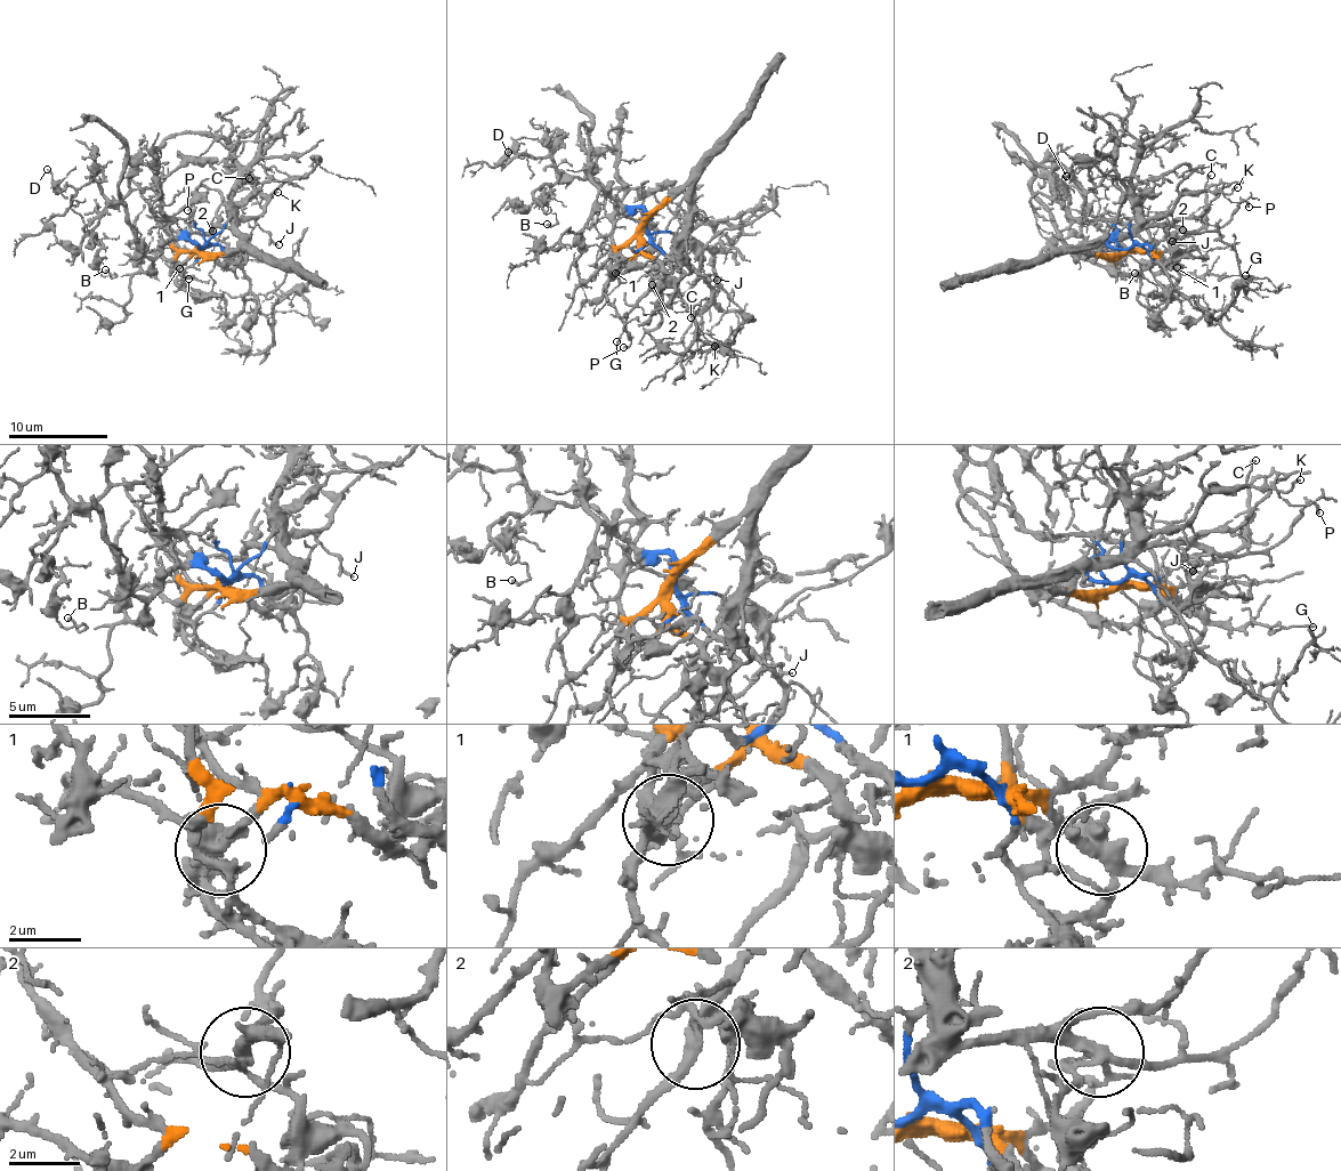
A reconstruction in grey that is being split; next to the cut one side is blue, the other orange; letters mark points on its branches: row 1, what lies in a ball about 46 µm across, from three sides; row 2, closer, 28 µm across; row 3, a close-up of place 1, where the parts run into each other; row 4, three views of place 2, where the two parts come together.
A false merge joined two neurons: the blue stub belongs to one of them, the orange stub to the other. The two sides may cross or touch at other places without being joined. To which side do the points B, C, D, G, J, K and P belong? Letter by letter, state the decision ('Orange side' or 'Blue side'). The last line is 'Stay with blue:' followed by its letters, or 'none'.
B: Blue side
C: Orange side
D: Blue side
G: Orange side
J: Orange side
K: Orange side
P: Orange side
Stay with blue: B, D

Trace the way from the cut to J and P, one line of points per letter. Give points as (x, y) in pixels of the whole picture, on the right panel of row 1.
J: (1127, 249), (1107, 253), (1090, 251), (1101, 243), (1122, 241), (1155, 218), (1168, 220), (1172, 242)
P: (1127, 249), (1093, 253), (1092, 248), (1132, 239), (1146, 226), (1214, 229), (1242, 200), (1247, 208)

